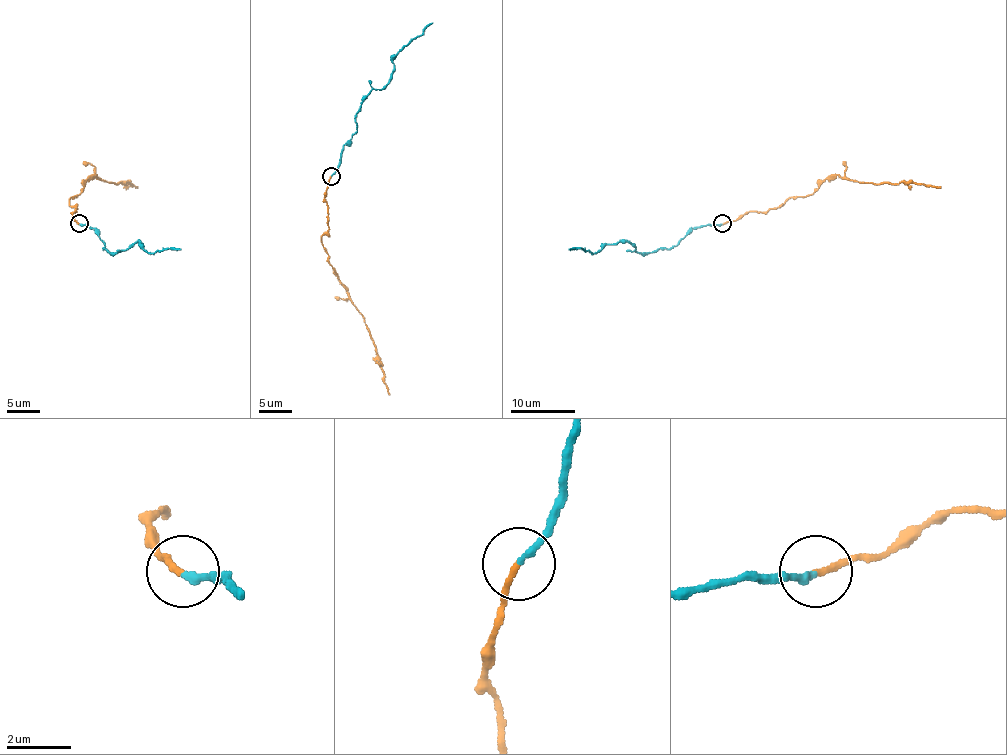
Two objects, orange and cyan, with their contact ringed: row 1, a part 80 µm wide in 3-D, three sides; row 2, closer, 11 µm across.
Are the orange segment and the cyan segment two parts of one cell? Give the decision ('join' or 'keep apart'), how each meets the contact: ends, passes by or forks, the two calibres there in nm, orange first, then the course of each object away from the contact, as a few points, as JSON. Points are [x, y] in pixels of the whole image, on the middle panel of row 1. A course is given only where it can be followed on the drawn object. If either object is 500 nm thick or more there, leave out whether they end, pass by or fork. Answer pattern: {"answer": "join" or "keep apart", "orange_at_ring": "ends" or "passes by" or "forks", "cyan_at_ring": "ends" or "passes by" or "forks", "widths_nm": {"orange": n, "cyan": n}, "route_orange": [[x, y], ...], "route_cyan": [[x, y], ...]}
{"answer": "keep apart", "orange_at_ring": "ends", "cyan_at_ring": "ends", "widths_nm": {"orange": 190, "cyan": 220}, "route_orange": [[331, 175], [324, 198], [327, 230], [321, 237], [329, 264], [363, 318], [389, 394]], "route_cyan": [[331, 175], [342, 146], [357, 130], [360, 102], [387, 83], [392, 59], [433, 23]]}

